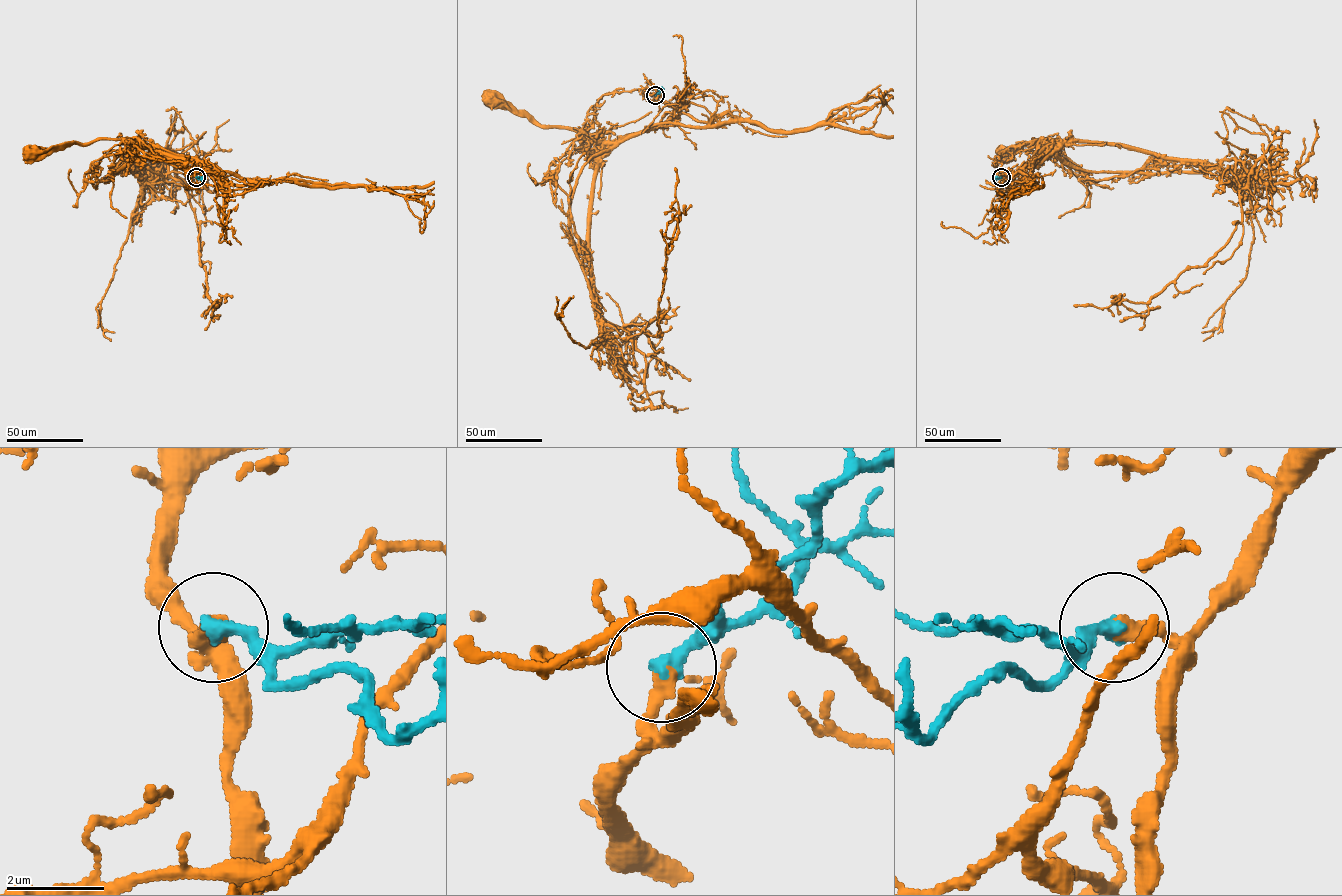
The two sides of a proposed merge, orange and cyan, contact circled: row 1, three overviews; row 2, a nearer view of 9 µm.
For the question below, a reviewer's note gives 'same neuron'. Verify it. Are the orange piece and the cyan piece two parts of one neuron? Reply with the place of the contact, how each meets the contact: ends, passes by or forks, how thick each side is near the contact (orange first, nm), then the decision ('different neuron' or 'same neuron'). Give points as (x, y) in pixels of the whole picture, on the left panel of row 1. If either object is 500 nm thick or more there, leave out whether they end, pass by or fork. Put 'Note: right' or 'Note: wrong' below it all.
at (196, 177); orange ends there; cyan ends there; 360 nm thick on the orange side, 300 nm on the other; same neuron
Note: right

